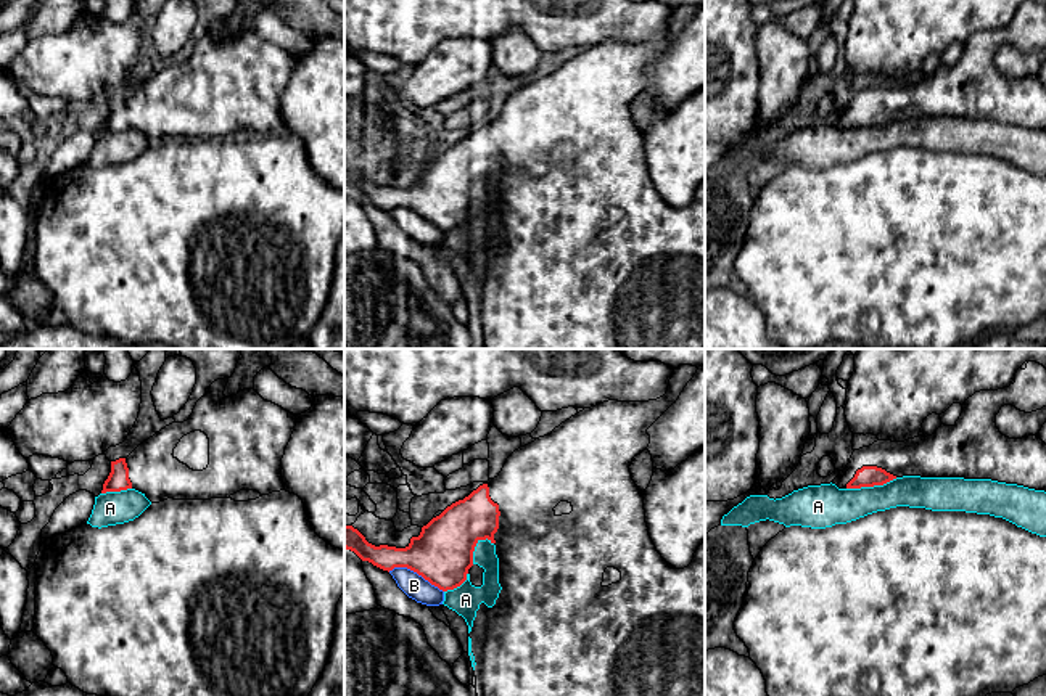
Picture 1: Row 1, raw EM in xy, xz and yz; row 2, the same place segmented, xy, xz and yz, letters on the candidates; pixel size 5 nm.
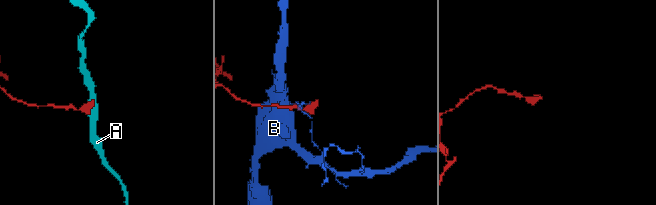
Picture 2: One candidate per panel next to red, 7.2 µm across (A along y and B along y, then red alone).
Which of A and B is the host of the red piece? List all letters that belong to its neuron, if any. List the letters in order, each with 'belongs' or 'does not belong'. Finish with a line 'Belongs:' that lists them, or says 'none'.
A: does not belong
B: does not belong
Belongs: none

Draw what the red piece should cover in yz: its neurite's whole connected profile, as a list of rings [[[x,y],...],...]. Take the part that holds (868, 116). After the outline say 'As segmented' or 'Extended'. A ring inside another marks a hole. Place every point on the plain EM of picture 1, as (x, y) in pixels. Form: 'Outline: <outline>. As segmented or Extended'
Outline: [[[1028,2],[1027,8],[1019,8],[1015,23],[998,31],[975,32],[962,43],[962,53],[954,66],[941,64],[932,76],[914,77],[904,82],[877,80],[869,87],[855,90],[850,103],[834,119],[838,129],[861,129],[883,125],[896,117],[920,116],[920,117],[964,117],[964,119],[991,119],[1006,124],[1017,124],[1035,130],[1046,132],[1046,84],[1040,76],[1022,79],[1009,79],[996,68],[996,55],[1004,45],[1012,45],[1020,51],[1032,53],[1046,47],[1046,8],[1036,2]]]. Extended

